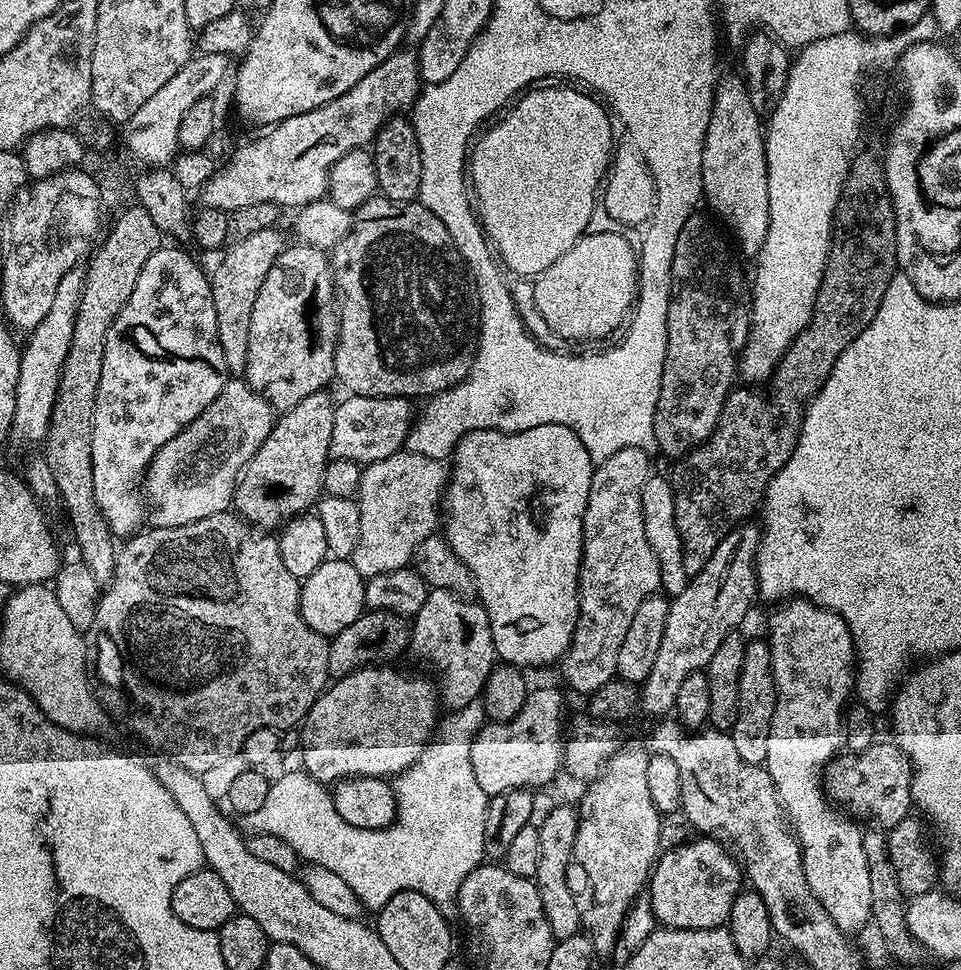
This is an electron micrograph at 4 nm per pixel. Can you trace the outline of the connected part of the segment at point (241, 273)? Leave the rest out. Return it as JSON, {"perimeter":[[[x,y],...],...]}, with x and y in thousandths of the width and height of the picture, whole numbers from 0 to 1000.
{"perimeter":[[[280,234],[238,251],[229,273],[219,280],[225,321],[225,355],[233,370],[232,378],[237,378],[241,386],[254,382],[256,365],[260,361],[260,320],[264,320],[264,310],[268,307],[268,299],[273,299],[273,291],[277,291],[277,282],[281,282],[281,274],[285,274],[288,264],[298,255],[298,248],[287,238],[286,234]]]}

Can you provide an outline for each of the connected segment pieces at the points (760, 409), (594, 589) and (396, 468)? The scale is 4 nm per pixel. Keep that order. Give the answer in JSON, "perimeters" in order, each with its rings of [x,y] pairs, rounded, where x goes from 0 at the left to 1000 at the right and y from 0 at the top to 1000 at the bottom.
{"perimeters":[[[[892,156],[890,160],[886,162],[884,173],[888,179],[883,179],[878,182],[878,191],[874,197],[874,203],[872,204],[872,212],[868,216],[866,222],[866,245],[862,249],[862,269],[857,275],[857,281],[853,288],[853,294],[849,300],[849,310],[845,316],[845,327],[841,330],[841,337],[837,338],[824,351],[824,356],[816,363],[816,366],[810,376],[810,380],[805,386],[805,393],[807,392],[807,404],[812,409],[809,412],[798,412],[791,404],[786,404],[786,399],[783,398],[770,398],[765,402],[759,403],[758,409],[753,411],[753,422],[749,425],[749,436],[745,438],[745,442],[739,447],[739,452],[733,458],[728,458],[717,466],[715,470],[711,471],[710,477],[712,478],[708,482],[708,488],[701,491],[701,502],[703,504],[703,512],[701,513],[701,534],[703,535],[703,541],[706,542],[706,551],[710,555],[710,580],[714,584],[714,592],[717,596],[724,594],[735,584],[735,579],[739,579],[741,572],[747,567],[747,563],[753,556],[760,552],[765,544],[771,543],[772,538],[779,535],[778,532],[783,527],[792,523],[795,508],[799,506],[799,498],[806,491],[810,484],[814,479],[819,478],[820,474],[824,471],[824,465],[828,459],[828,454],[832,451],[832,439],[835,436],[835,421],[827,416],[824,412],[834,412],[834,414],[840,413],[846,406],[852,405],[857,399],[860,390],[865,388],[868,380],[871,378],[874,366],[881,364],[886,360],[887,354],[893,348],[899,340],[902,339],[906,330],[911,326],[911,322],[915,315],[920,311],[920,304],[922,303],[922,295],[926,295],[929,285],[933,284],[934,273],[932,271],[932,222],[930,221],[930,212],[928,211],[928,205],[926,204],[926,196],[922,192],[922,180],[920,178],[919,164],[914,160],[911,161],[907,157],[895,157]]],[[[648,462],[623,475],[616,488],[614,513],[608,531],[608,573],[604,577],[604,636],[595,665],[582,686],[588,703],[599,713],[619,715],[631,707],[631,703],[642,700],[643,672],[647,670],[651,649],[656,649],[656,641],[660,641],[668,621],[688,609],[685,575],[681,575],[681,567],[676,567],[676,559],[672,559],[668,530],[668,501],[672,501],[676,490],[674,469],[669,462]]],[[[424,464],[411,466],[406,472],[390,474],[382,479],[375,489],[375,506],[373,519],[375,522],[375,554],[373,563],[366,572],[366,582],[373,592],[386,596],[393,592],[409,590],[415,586],[426,585],[441,558],[455,547],[460,536],[460,512],[468,498],[468,487],[459,475],[443,472],[439,468],[431,468]]]]}

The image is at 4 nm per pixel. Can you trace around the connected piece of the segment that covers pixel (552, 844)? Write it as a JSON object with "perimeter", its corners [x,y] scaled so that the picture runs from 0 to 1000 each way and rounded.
{"perimeter":[[[583,829],[566,846],[560,849],[562,856],[562,867],[564,868],[564,885],[560,887],[560,897],[556,904],[558,916],[564,926],[564,938],[568,942],[568,951],[572,951],[572,959],[579,969],[588,969],[594,965],[600,964],[606,957],[606,936],[599,933],[599,924],[595,921],[595,915],[591,912],[591,890],[594,892],[597,887],[599,876],[599,861],[604,855],[606,841],[602,836],[599,837],[591,829]]]}

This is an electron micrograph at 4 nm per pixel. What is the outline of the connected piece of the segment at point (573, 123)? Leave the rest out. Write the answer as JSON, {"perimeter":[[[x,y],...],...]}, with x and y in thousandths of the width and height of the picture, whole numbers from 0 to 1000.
{"perimeter":[[[558,95],[558,99],[549,99],[545,107],[539,108],[538,115],[527,115],[523,123],[504,141],[501,139],[490,154],[489,179],[495,182],[493,210],[501,219],[504,241],[519,271],[530,281],[557,287],[600,252],[613,238],[612,230],[617,230],[618,200],[635,167],[631,152],[633,126],[616,103],[599,99],[599,95]]]}

